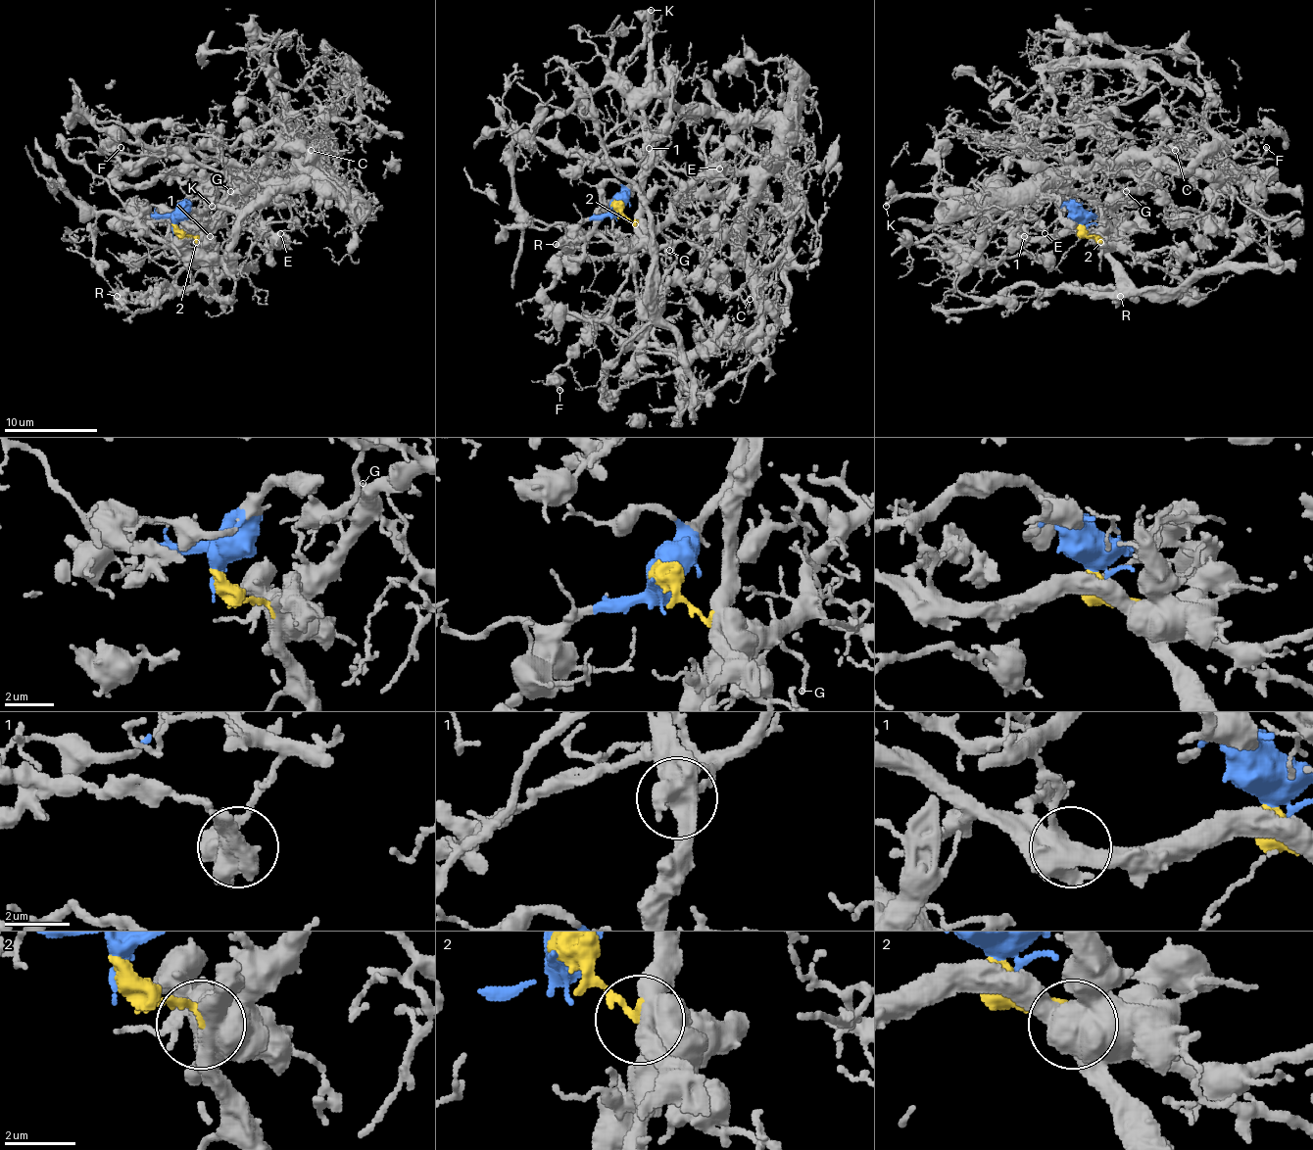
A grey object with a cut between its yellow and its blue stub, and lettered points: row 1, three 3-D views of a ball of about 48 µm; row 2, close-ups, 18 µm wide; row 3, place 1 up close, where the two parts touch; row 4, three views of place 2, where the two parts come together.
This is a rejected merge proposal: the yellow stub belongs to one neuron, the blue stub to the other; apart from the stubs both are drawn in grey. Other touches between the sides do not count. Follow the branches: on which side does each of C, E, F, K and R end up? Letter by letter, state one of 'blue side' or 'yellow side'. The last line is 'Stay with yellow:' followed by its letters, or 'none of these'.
C: blue side
E: blue side
F: blue side
K: yellow side
R: yellow side
Stay with yellow: K, R

